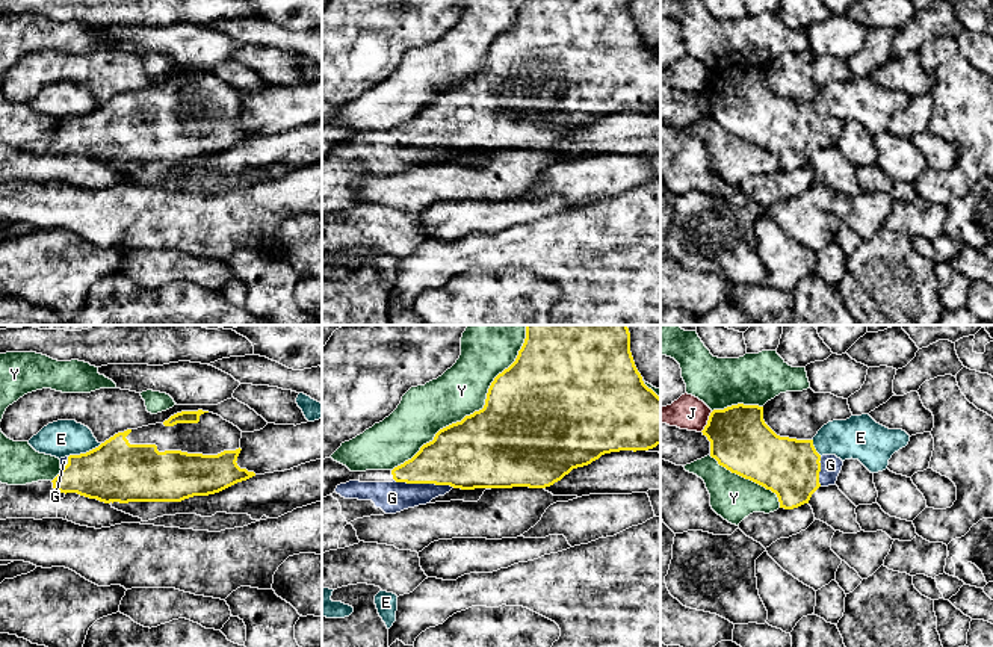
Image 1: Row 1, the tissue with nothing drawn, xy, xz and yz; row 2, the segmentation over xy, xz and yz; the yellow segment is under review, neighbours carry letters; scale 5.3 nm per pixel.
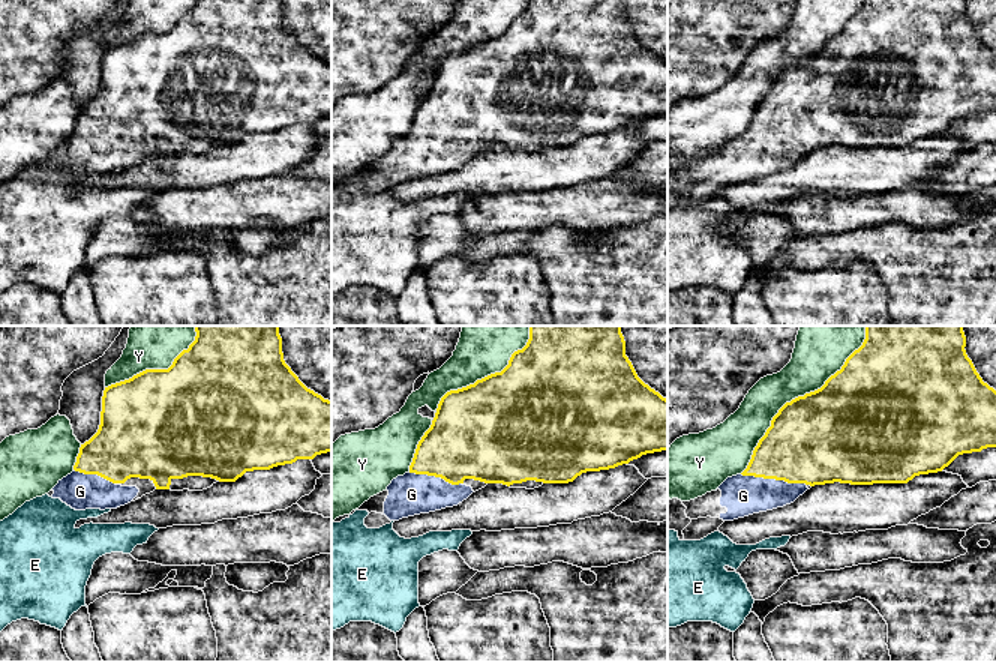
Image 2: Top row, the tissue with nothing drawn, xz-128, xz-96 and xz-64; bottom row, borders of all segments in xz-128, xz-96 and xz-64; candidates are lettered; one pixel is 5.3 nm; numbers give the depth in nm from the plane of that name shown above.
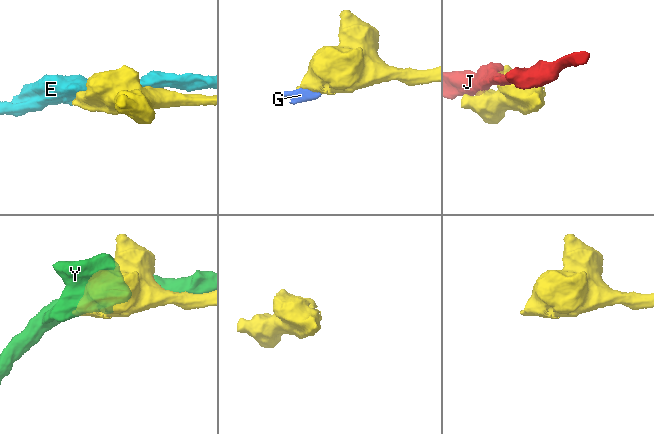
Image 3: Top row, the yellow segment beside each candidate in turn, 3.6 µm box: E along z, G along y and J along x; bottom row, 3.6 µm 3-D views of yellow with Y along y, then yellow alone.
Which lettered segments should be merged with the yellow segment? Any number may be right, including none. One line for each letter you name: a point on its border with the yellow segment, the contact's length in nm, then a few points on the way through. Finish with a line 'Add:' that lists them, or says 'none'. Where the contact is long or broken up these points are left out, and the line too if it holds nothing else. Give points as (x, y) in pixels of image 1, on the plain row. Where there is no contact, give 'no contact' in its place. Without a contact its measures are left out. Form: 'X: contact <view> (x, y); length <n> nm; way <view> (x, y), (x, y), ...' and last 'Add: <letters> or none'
G: contact xz (425, 144); length 320 nm; way xz (463, 117), (425, 144), (416, 144), (392, 159)
Add: G

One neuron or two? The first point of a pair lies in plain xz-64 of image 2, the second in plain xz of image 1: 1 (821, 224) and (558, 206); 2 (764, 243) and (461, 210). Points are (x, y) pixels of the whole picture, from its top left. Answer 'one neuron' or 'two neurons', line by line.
1: one neuron
2: two neurons

